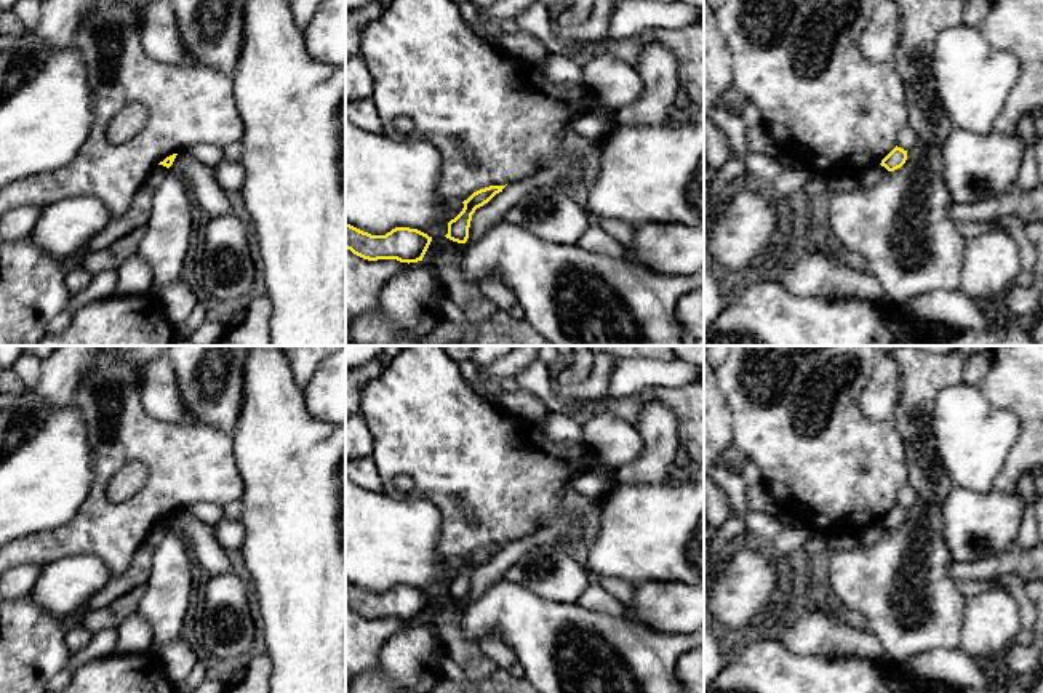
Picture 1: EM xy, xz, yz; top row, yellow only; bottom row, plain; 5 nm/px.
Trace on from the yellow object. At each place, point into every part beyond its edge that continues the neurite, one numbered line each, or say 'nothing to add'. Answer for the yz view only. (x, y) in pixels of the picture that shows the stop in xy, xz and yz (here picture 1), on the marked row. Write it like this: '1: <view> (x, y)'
nothing to add

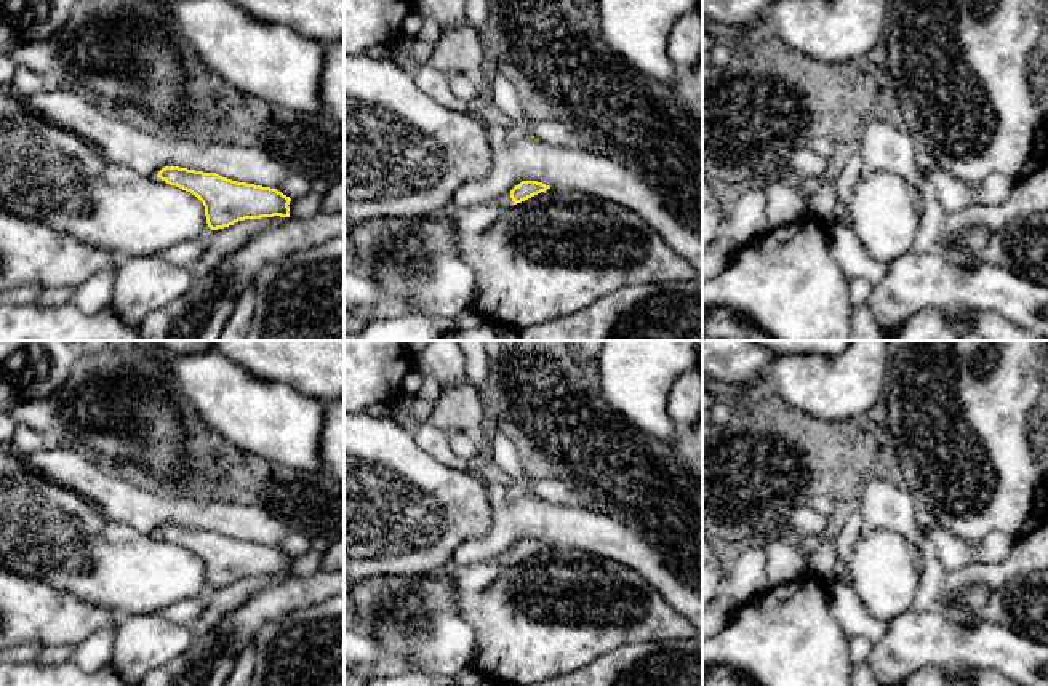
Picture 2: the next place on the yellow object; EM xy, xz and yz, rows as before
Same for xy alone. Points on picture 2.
nothing to add

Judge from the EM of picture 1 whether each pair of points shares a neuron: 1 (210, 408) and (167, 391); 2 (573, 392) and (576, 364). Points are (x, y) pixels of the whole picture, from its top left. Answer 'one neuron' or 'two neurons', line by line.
1: two neurons
2: two neurons

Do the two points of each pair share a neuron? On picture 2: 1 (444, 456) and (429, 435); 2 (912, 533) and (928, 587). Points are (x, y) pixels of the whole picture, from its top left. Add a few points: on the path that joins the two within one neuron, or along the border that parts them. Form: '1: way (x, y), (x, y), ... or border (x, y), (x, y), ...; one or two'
1: way (440, 451), (432, 440); one
2: way (925, 546), (930, 557), (930, 574); one

